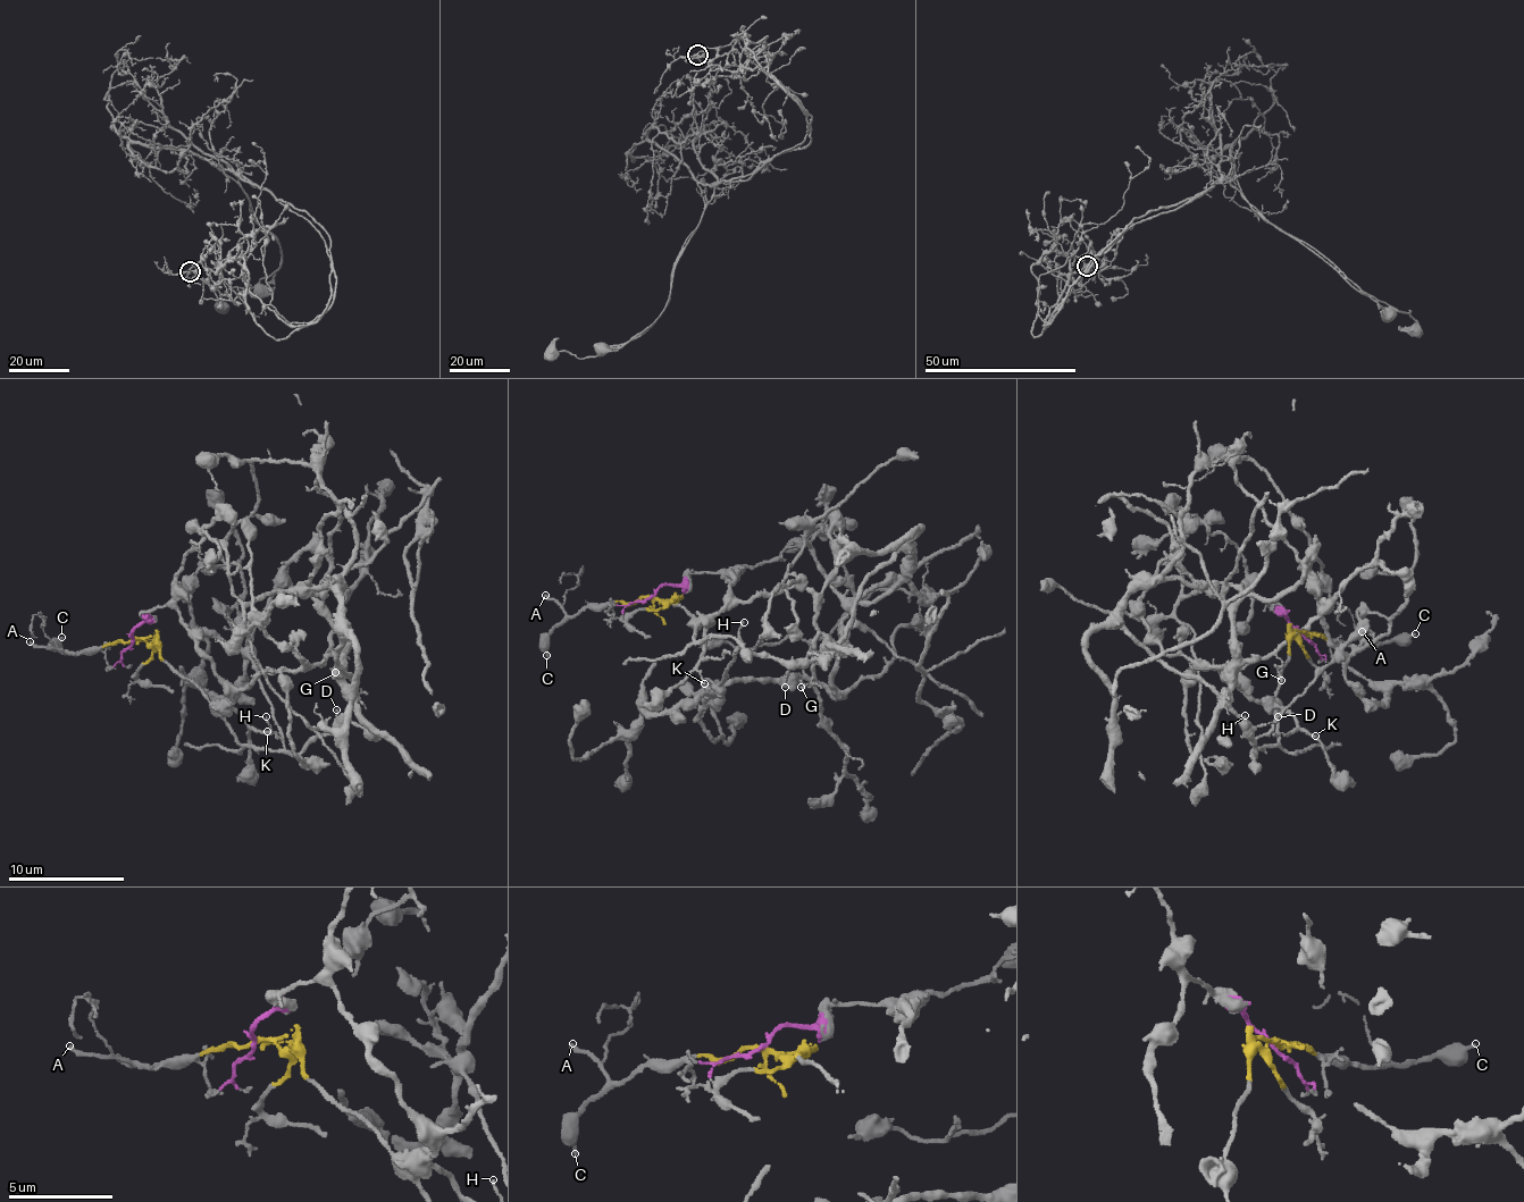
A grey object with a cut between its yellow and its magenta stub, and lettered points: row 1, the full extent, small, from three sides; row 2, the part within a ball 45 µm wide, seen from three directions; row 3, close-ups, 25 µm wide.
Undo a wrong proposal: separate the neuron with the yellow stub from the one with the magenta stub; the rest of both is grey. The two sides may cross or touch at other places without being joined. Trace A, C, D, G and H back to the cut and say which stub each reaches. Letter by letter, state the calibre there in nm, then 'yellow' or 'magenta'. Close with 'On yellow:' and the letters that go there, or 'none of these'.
A: 200 nm thick; yellow
C: 320 nm thick; yellow
D: 120 nm thick; yellow
G: 170 nm thick; magenta
H: 110 nm thick; yellow
On yellow: A, C, D, H

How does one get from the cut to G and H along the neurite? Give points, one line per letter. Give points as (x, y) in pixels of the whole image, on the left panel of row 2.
G: (134, 642), (148, 613), (170, 606), (236, 688), (261, 673), (324, 665), (332, 648), (336, 673)
H: (134, 640), (152, 644), (212, 712), (227, 723), (241, 744), (256, 750), (276, 751), (284, 745), (266, 716)

